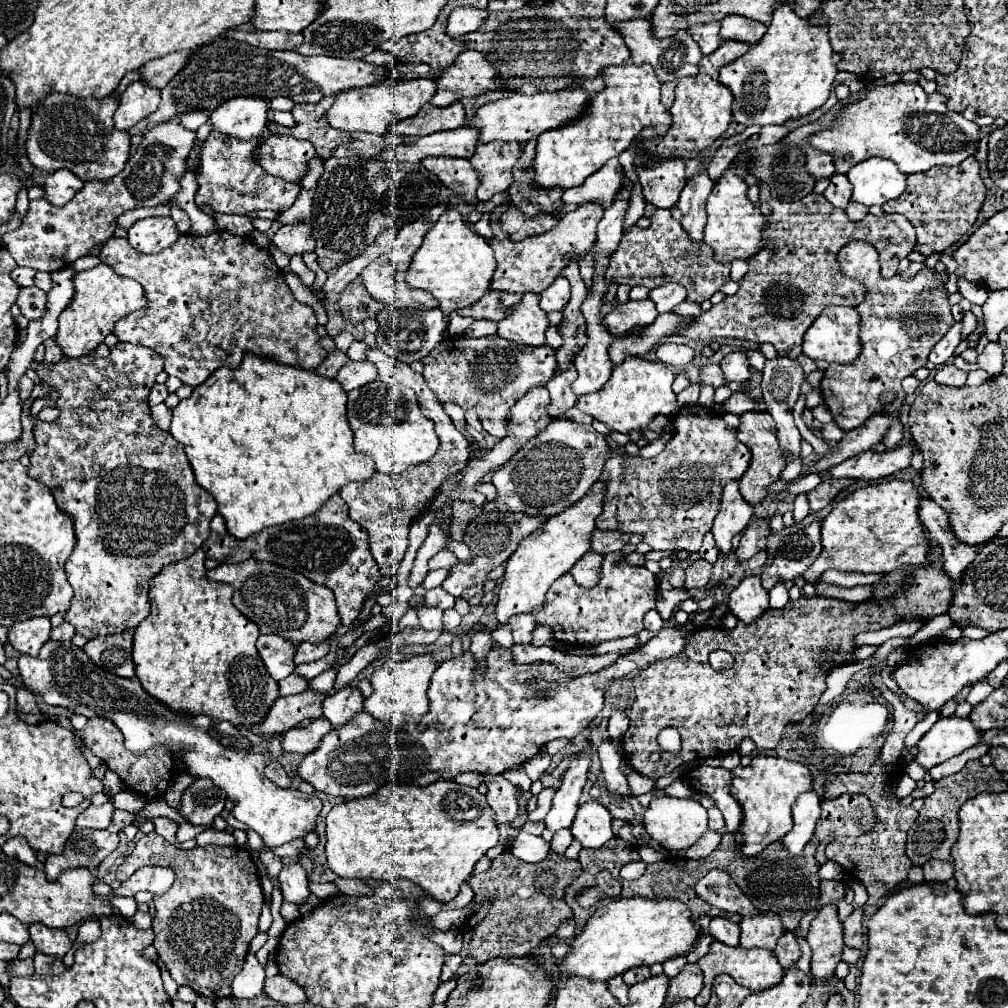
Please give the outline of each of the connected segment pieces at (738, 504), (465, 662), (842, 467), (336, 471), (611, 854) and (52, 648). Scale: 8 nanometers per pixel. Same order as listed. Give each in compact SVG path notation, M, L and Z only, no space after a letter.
M732 480L726 484L724 494L722 494L722 504L720 512L714 520L712 534L716 538L716 544L720 546L722 552L728 552L732 548L732 538L750 524L752 520L752 506L746 504L738 490L738 482Z
M662 628L656 638L652 638L640 652L622 656L614 666L604 668L596 674L586 674L582 678L570 678L568 674L558 672L552 664L516 664L512 660L512 652L502 646L494 646L486 654L486 670L476 672L476 662L471 652L464 652L462 658L452 658L442 662L440 668L432 676L432 684L428 690L430 710L418 720L406 720L400 724L394 722L378 722L370 718L364 710L354 714L346 726L328 732L322 738L322 746L308 754L298 768L302 780L310 782L316 790L340 796L340 798L366 798L374 794L384 784L400 782L406 784L422 776L422 772L440 772L446 780L454 780L462 772L478 772L478 774L502 774L508 768L516 768L526 760L534 758L548 742L566 736L574 738L582 730L586 730L604 704L604 688L612 678L626 676L632 670L644 668L650 662L660 658L672 658L680 654L686 646L686 638L690 638L692 630L680 628Z
M906 444L906 446L898 446L896 450L886 450L882 454L876 454L872 450L862 452L842 464L838 464L836 468L830 470L832 478L856 478L856 480L866 480L866 482L874 482L880 478L886 478L890 474L896 474L904 468L910 466L910 458L912 454L918 450L916 444Z
M248 354L242 364L238 368L218 368L202 386L192 390L192 396L188 400L182 400L176 408L174 408L174 418L170 422L170 430L168 430L180 444L184 444L184 452L192 464L194 470L194 478L196 482L212 494L212 498L218 504L218 514L224 518L226 522L226 530L240 540L246 540L250 534L258 534L260 530L268 528L268 526L278 526L290 520L300 520L306 518L310 514L314 514L316 510L320 510L324 506L324 502L336 494L342 486L346 486L348 482L364 482L368 478L372 478L374 474L374 464L370 458L356 454L354 446L352 446L352 430L348 426L346 420L346 392L342 390L342 386L336 380L330 378L322 378L312 370L302 370L302 368L294 368L294 366L282 366L276 364L268 358L260 358L254 354Z
M612 838L610 842L606 842L606 846L598 848L598 850L582 850L580 852L580 864L584 874L590 874L592 878L600 872L600 870L608 870L614 878L620 878L620 868L628 862L638 862L638 854L636 850L628 844L622 842L620 838Z
M48 640L38 656L22 654L18 658L18 670L24 686L40 696L48 706L64 706L72 712L84 714L86 718L110 718L122 730L128 750L142 754L150 746L162 744L172 752L180 752L192 776L212 778L228 798L236 800L232 816L260 834L268 848L304 838L308 832L316 830L318 810L322 808L320 798L314 794L302 794L294 788L284 790L274 786L264 776L264 756L246 752L248 740L238 732L238 728L230 726L230 722L214 722L208 716L174 714L170 708L148 696L138 678L126 680L106 674L72 642Z

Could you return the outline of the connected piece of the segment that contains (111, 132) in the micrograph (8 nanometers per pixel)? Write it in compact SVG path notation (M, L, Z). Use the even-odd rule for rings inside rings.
M48 94L34 110L26 138L26 156L38 170L56 172L66 168L82 182L110 180L120 174L130 158L130 134L116 130L112 114L118 98L74 98L68 94Z

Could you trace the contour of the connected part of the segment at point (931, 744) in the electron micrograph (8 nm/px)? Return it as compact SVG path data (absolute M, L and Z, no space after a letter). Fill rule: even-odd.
M940 718L918 742L916 762L930 770L948 758L976 746L980 742L980 736L982 732L970 722L970 718Z

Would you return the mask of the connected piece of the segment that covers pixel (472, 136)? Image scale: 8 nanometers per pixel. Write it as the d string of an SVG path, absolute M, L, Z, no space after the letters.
M462 126L456 130L436 132L418 138L412 146L388 148L378 156L380 160L400 160L400 162L422 162L428 156L450 156L450 158L472 158L476 146L480 144L478 128Z

